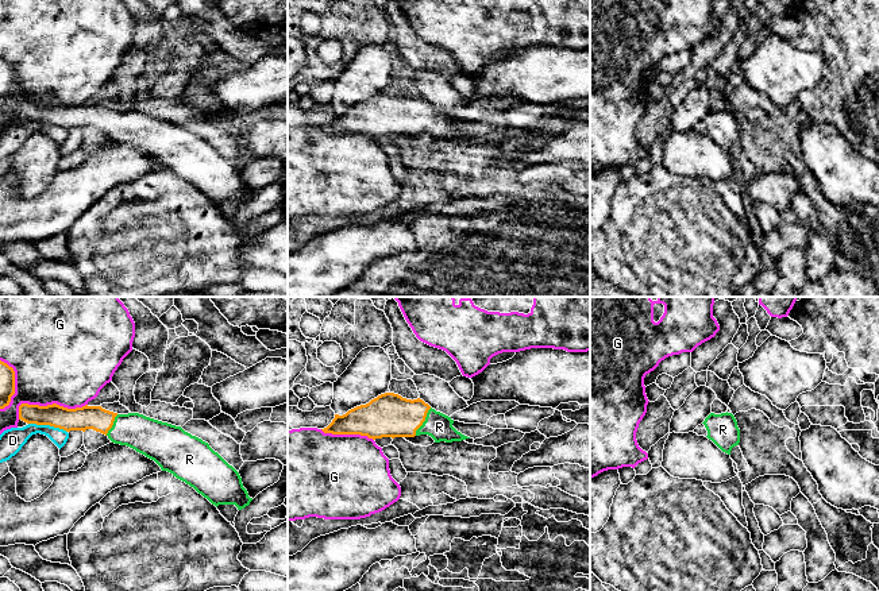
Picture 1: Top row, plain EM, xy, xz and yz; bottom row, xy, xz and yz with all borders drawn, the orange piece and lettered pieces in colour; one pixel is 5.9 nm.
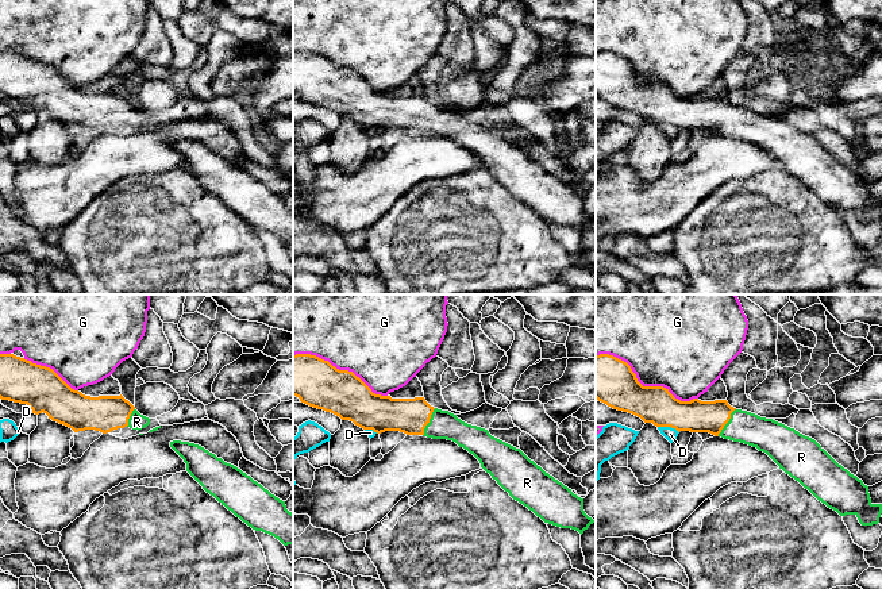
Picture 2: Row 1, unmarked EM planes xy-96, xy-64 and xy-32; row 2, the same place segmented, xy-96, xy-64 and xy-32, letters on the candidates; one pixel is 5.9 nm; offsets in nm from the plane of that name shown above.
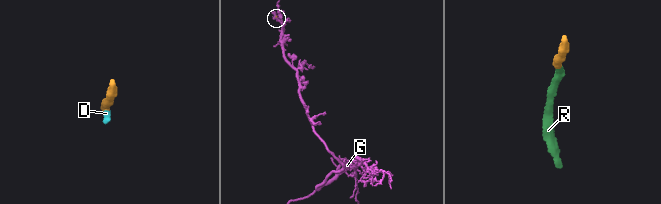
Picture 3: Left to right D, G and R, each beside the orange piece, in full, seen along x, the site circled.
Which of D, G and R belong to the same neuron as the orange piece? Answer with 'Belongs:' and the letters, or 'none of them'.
Belongs: R

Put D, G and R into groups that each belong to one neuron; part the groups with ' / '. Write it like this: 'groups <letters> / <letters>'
groups D / G / R

